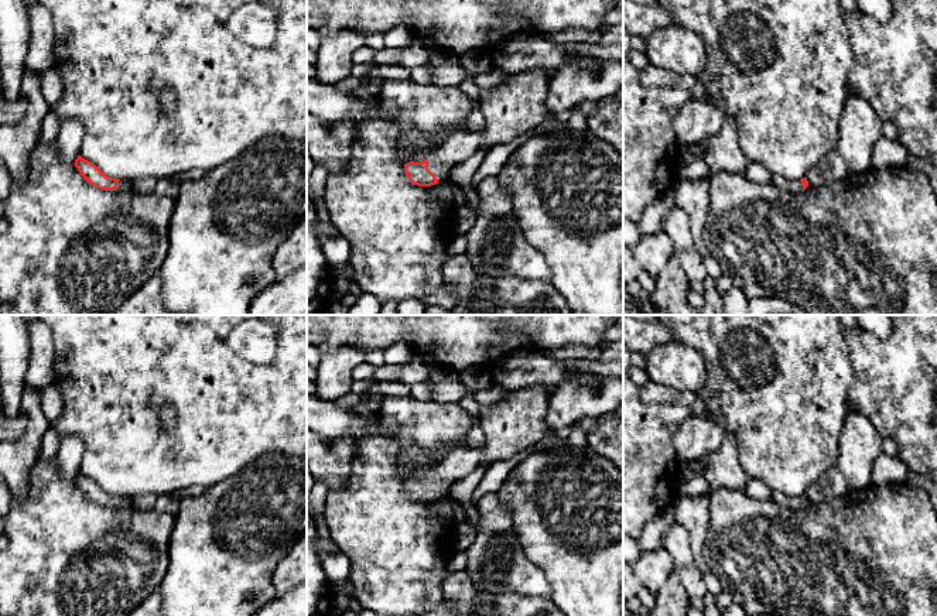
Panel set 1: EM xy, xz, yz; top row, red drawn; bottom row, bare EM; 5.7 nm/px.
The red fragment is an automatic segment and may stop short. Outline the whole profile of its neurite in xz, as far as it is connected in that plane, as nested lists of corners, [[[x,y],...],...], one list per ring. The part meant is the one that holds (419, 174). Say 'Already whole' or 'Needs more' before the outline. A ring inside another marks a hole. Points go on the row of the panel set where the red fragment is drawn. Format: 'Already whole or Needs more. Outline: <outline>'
Needs more. Outline: [[[531,69],[509,75],[490,89],[481,89],[478,99],[485,129],[481,133],[456,130],[425,161],[404,164],[411,184],[431,186],[442,182],[454,165],[472,157],[482,146],[506,144],[543,124],[550,116],[550,81],[546,71]]]

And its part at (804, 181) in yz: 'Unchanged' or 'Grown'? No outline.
Grown

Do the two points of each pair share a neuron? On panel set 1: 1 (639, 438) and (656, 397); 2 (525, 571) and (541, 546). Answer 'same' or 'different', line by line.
1: different
2: different

